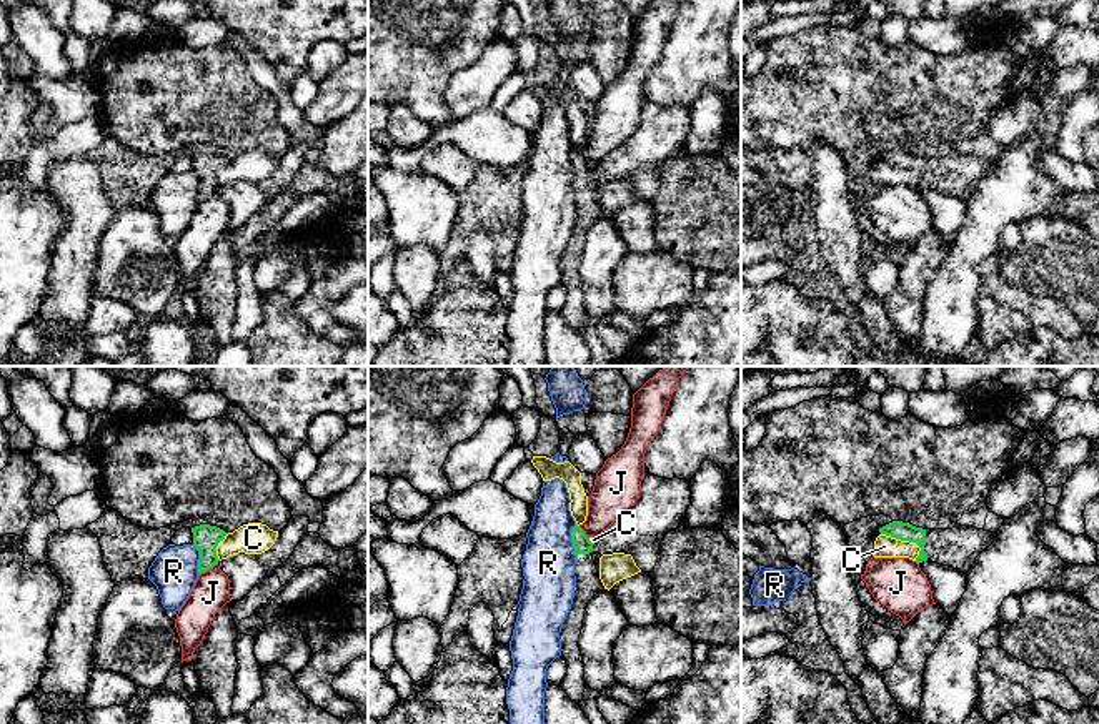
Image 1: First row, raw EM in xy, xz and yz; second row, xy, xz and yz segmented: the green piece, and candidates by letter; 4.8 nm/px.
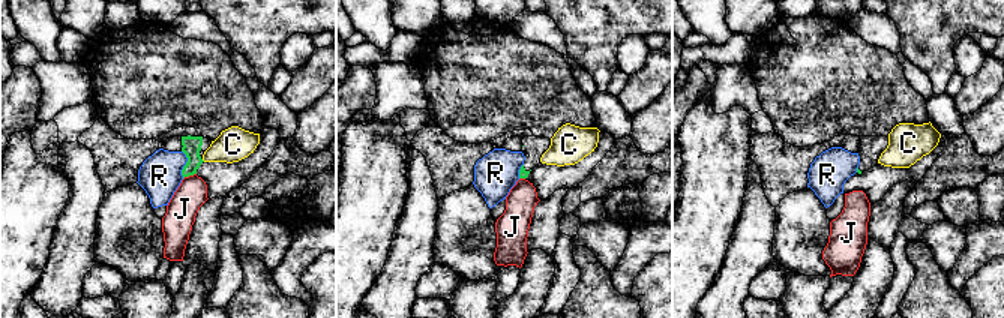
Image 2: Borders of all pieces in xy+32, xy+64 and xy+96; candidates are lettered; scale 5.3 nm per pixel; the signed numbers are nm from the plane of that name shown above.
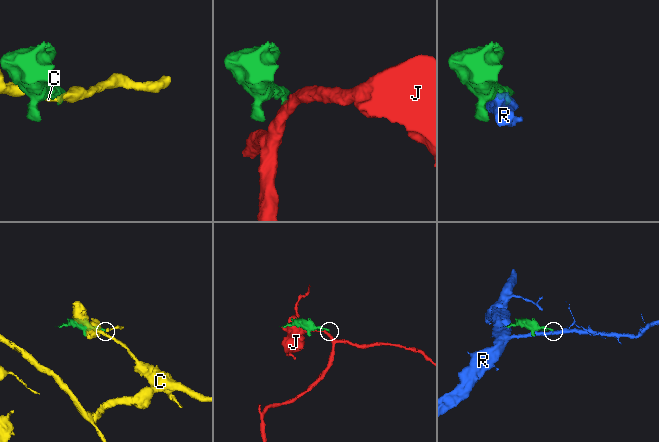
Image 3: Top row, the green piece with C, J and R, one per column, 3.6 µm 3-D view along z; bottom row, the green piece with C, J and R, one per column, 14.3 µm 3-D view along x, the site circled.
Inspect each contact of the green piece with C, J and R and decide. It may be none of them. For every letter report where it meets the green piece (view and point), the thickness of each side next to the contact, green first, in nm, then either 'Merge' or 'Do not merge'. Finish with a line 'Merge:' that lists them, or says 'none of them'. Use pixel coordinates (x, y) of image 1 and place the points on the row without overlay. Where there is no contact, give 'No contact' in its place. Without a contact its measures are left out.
C: Touches green at yz (905, 167). Thickness 90 nm (green) against 110 nm. Do not merge
J: Touches green at xy (207, 197). Thickness 130 nm (green) against 180 nm. Do not merge
R: Touches green at xz (571, 167). Thickness 90 nm (green) against 260 nm. Do not merge
Merge: none of them

